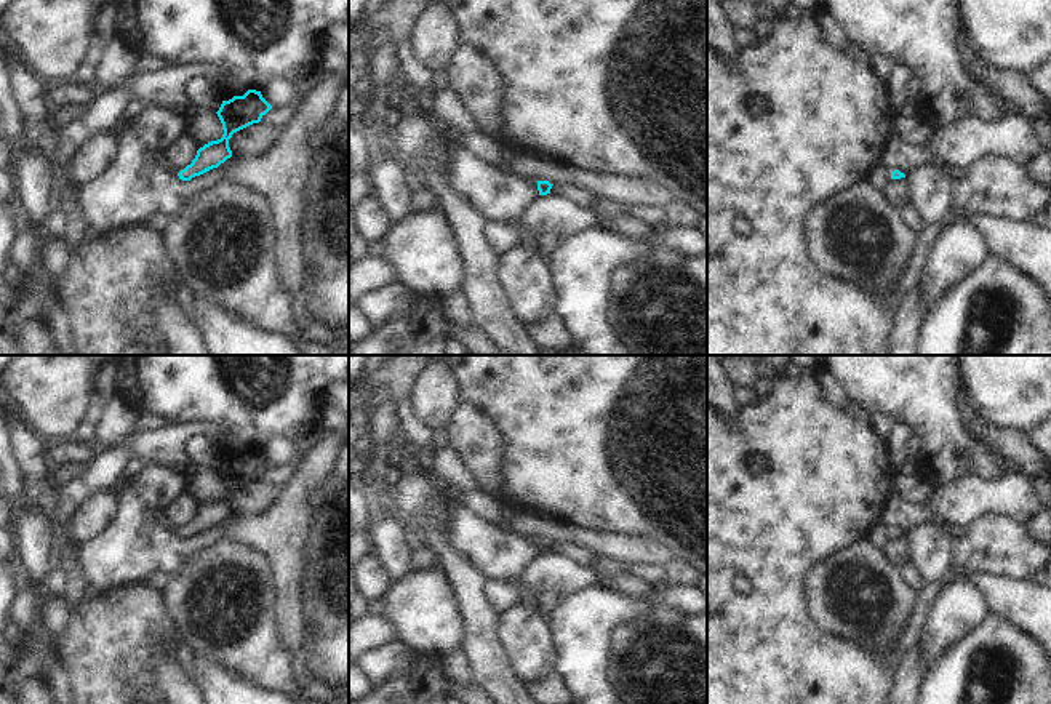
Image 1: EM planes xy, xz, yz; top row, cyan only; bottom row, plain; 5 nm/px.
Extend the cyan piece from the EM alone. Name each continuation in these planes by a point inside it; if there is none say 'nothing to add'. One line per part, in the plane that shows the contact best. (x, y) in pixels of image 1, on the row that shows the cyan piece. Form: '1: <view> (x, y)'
nothing to add

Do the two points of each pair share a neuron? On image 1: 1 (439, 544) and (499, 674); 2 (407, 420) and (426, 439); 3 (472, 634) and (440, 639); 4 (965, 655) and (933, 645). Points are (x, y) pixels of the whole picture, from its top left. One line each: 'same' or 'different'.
1: same
2: same
3: different
4: different

